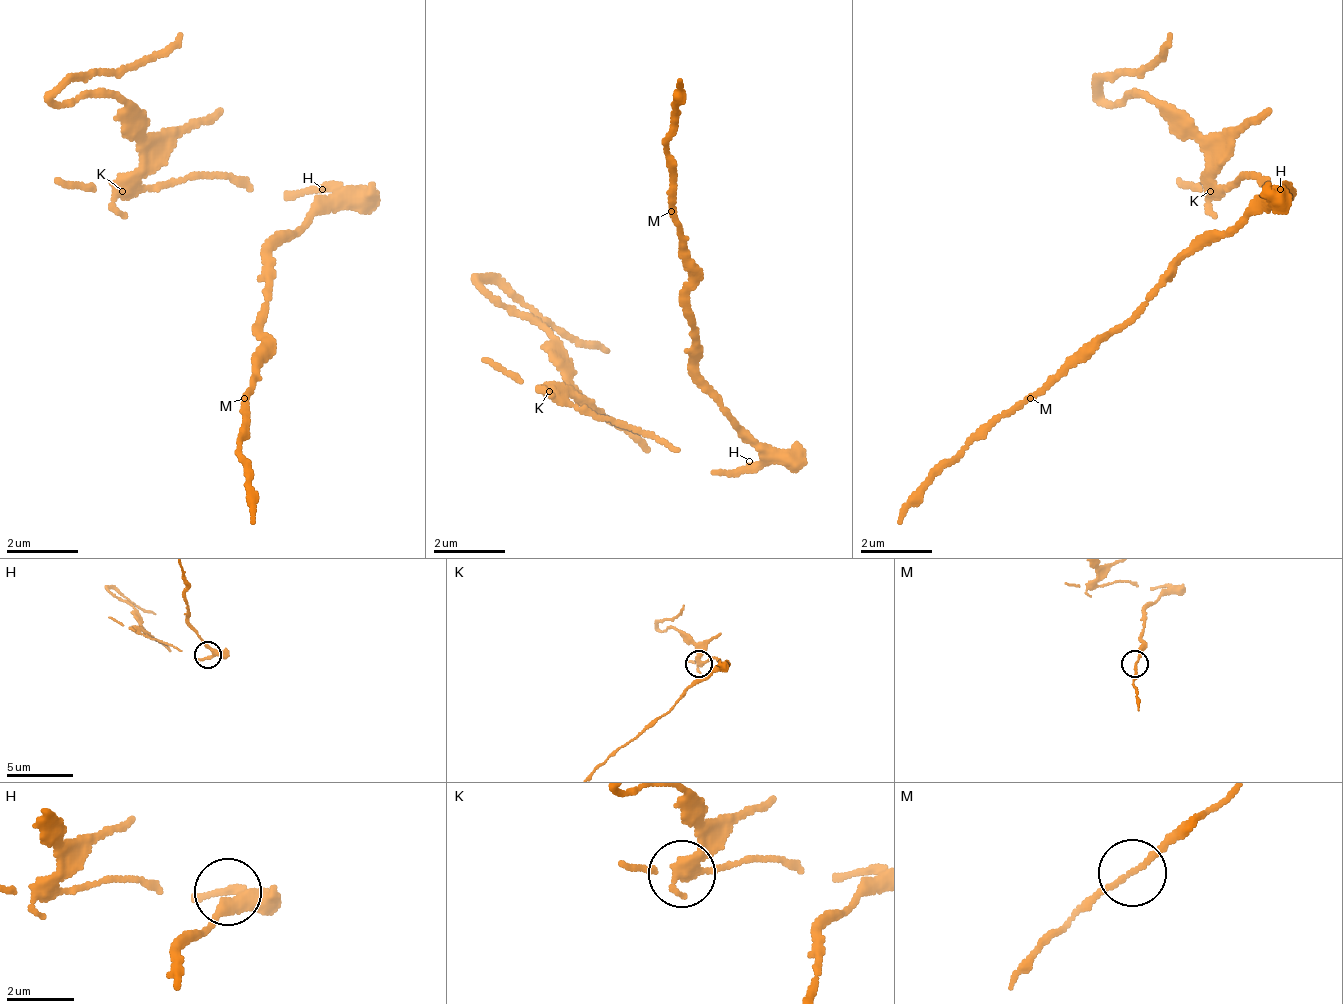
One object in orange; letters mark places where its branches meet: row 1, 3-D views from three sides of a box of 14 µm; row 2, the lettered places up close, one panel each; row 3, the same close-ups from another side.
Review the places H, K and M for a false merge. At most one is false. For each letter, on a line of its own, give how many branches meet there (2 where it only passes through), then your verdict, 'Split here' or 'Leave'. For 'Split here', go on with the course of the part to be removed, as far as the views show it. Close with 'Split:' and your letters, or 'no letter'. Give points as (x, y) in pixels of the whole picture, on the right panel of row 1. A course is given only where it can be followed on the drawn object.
H: Branches: 2. Leave
K: Branches: 3. Split here. Course of the part to remove: (1208, 189), (1208, 153), (1172, 117), (1145, 81), (1172, 36)
M: Branches: 2. Leave
Split: K

